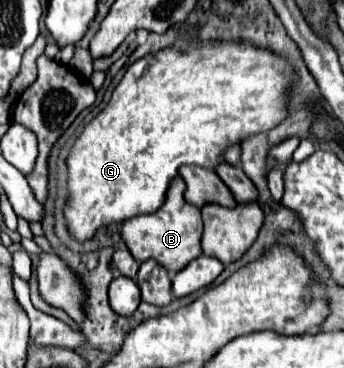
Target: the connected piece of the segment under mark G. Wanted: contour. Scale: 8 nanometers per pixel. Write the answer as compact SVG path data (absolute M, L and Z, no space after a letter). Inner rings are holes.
M177 40L171 48L131 64L109 104L85 126L65 160L69 198L63 206L63 216L71 238L87 242L99 228L111 222L157 212L165 200L169 182L183 164L215 168L223 160L227 146L275 128L287 116L287 88L295 78L285 58L241 42L199 44Z

